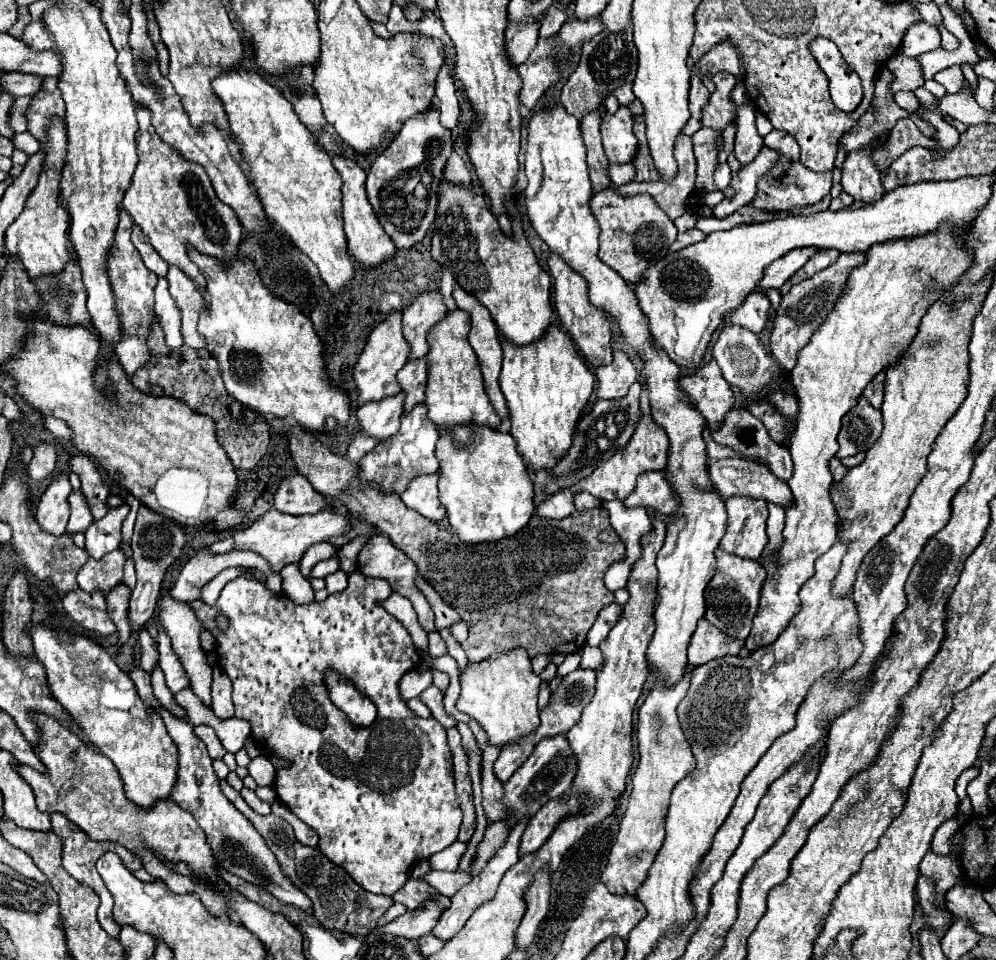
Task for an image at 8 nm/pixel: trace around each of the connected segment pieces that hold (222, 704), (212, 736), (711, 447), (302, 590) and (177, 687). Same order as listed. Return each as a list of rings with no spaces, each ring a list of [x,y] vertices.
[[[213,668],[213,684],[211,684],[211,696],[213,696],[213,712],[217,718],[231,718],[233,716],[233,702],[231,702],[231,680],[223,672],[223,668]]]
[[[205,724],[195,726],[195,734],[197,734],[205,744],[221,744],[221,742],[219,742],[219,738],[217,738],[217,734],[213,732],[213,728],[211,728],[211,726],[205,726]]]
[[[706,425],[705,429],[703,430],[702,436],[707,445],[706,451],[709,459],[720,460],[723,458],[744,458],[740,454],[737,454],[734,450],[731,450],[731,448],[717,444],[711,437],[708,425]]]
[[[289,564],[281,572],[283,578],[283,594],[291,598],[295,604],[309,604],[313,602],[313,588],[307,578],[301,576],[299,564]]]
[[[157,624],[157,628],[159,628],[159,666],[161,666],[163,674],[165,674],[165,682],[167,682],[169,690],[179,692],[189,684],[189,680],[185,678],[185,672],[183,672],[183,668],[179,664],[179,658],[171,650],[169,638],[165,636],[165,632],[161,630],[159,624]]]

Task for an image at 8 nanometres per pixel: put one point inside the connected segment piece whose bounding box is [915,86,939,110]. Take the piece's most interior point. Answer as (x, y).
(926, 98)

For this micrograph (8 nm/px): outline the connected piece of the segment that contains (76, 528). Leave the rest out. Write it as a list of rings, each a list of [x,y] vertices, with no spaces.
[[[71,492],[69,506],[71,506],[71,518],[69,518],[65,534],[71,538],[77,532],[85,532],[89,528],[89,524],[93,522],[93,516],[91,516],[87,502],[85,502],[81,492]]]

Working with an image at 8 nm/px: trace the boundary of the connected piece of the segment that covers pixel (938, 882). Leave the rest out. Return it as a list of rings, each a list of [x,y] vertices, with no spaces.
[[[927,852],[925,858],[919,864],[921,874],[933,876],[935,878],[935,890],[937,890],[937,900],[945,900],[945,894],[949,888],[957,886],[965,876],[959,866],[959,860],[955,854],[939,856],[933,852]]]

